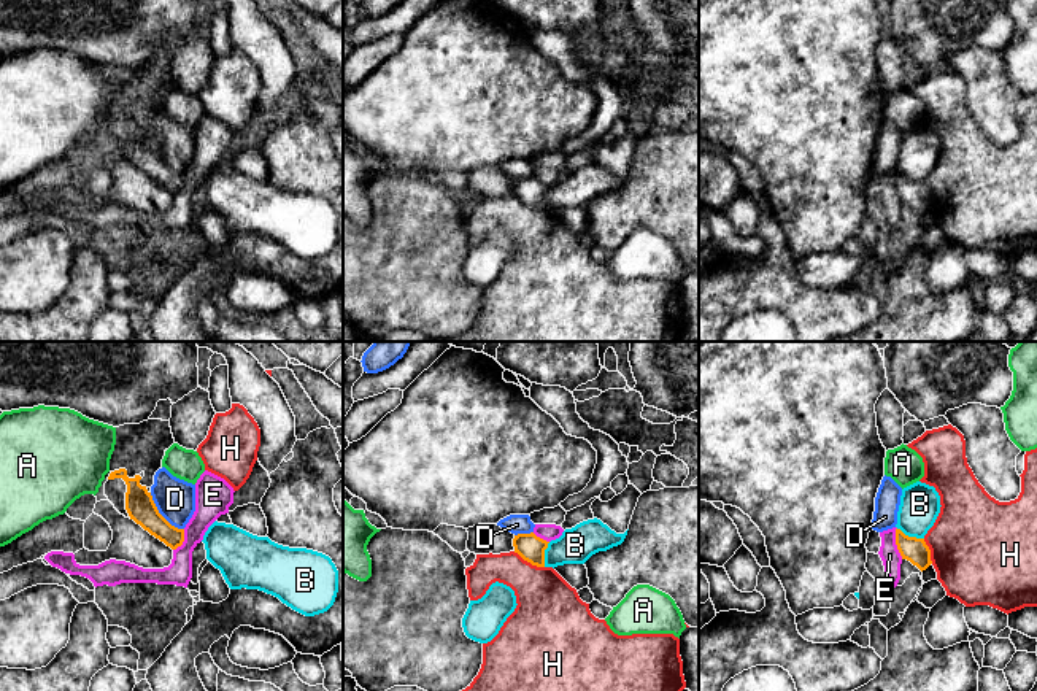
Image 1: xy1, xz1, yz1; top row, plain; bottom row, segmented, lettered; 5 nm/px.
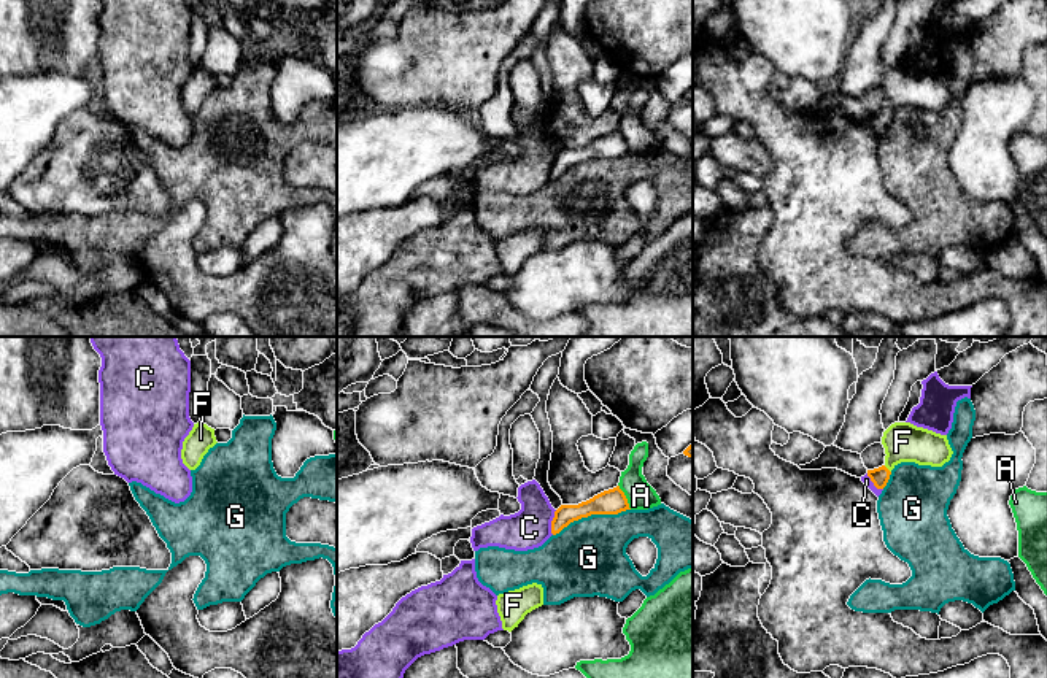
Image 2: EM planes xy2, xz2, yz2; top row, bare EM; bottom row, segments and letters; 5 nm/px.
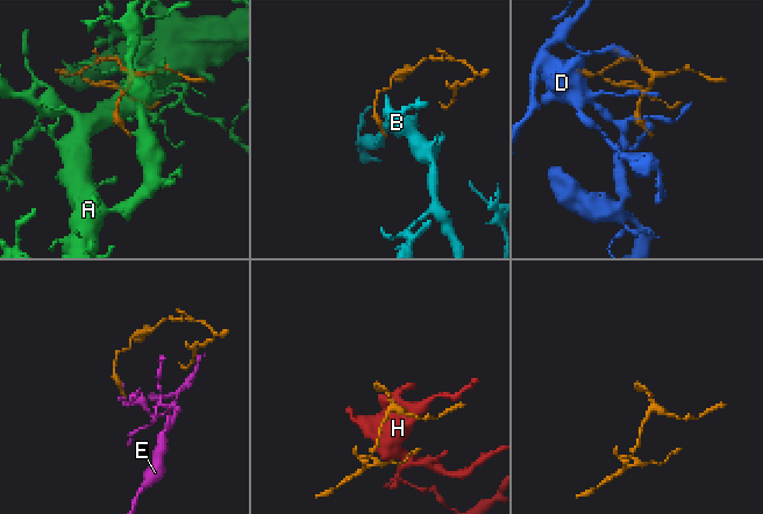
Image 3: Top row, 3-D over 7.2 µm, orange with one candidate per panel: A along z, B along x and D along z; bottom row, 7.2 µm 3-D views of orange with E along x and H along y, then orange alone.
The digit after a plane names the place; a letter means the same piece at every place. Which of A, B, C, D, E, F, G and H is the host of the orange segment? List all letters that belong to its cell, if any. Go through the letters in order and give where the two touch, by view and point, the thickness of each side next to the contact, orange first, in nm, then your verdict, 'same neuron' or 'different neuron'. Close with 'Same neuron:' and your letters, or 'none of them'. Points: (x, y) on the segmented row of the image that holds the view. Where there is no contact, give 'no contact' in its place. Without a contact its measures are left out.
A: meets orange in xz2 at (625, 497); 130 nm thick on the orange side, 140 nm on the other; different neuron
B: meets orange in yz1 at (910, 537); 130 nm thick on the orange side, 200 nm on the other; different neuron
C: meets orange in xz2 at (552, 523); 100 nm thick on the orange side, 200 nm on the other; different neuron
D: meets orange in xy1 at (161, 515); 140 nm thick on the orange side, 200 nm on the other; different neuron
E: meets orange in yz1 at (896, 544); 130 nm thick on the orange side, 100 nm on the other; different neuron
F: meets orange in yz2 at (887, 469); 90 nm thick on the orange side, 200 nm on the other; same neuron
G: meets orange in xz2 at (591, 513); 130 nm thick on the orange side, 380 nm on the other; different neuron
H: meets orange in xz1 at (529, 561); 140 nm thick on the orange side, 300 nm on the other; different neuron
Same neuron: F

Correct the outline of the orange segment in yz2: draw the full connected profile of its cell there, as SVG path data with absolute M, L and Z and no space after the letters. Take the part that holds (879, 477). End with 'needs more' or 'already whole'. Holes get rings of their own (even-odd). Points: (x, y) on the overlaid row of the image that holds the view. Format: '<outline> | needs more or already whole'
M910 422L891 424L883 432L882 445L887 454L885 464L879 468L867 470L867 476L877 489L887 486L891 470L901 462L942 467L953 454L947 435L917 427Z | needs more

